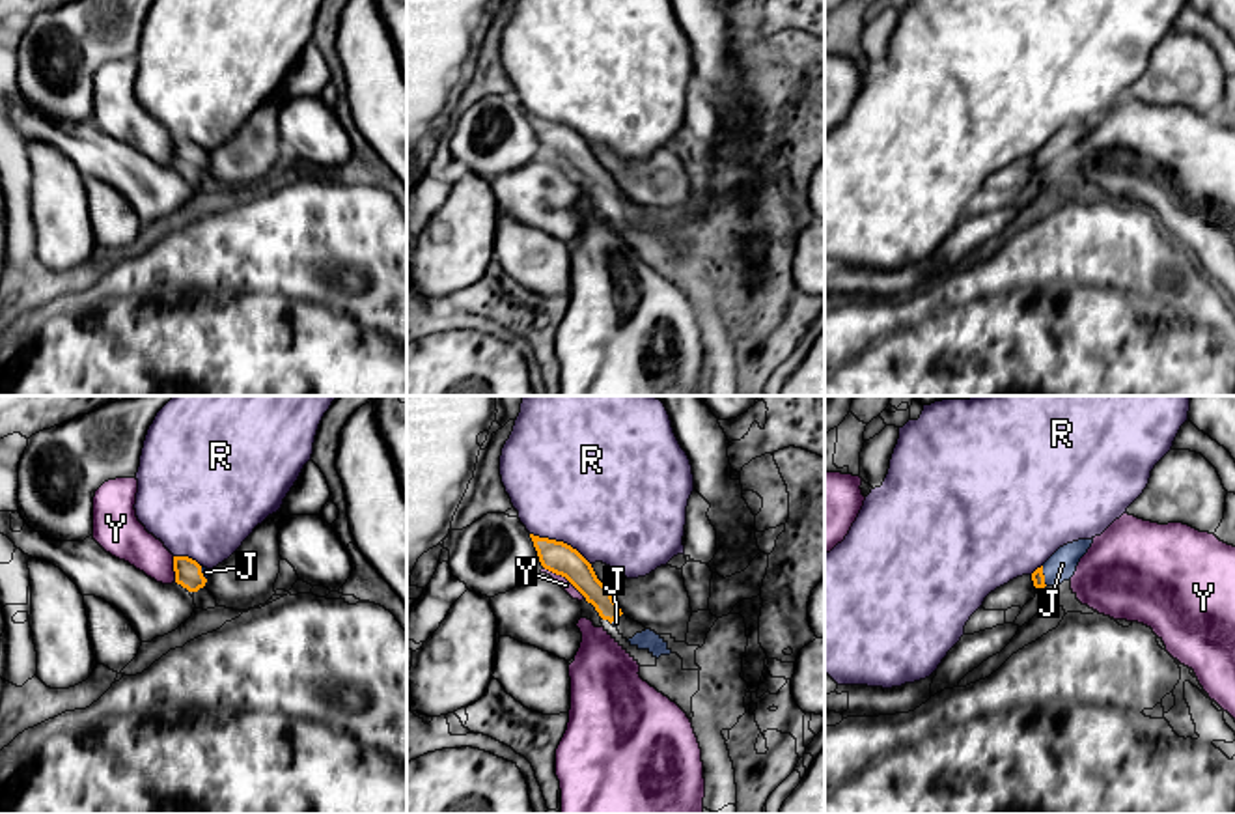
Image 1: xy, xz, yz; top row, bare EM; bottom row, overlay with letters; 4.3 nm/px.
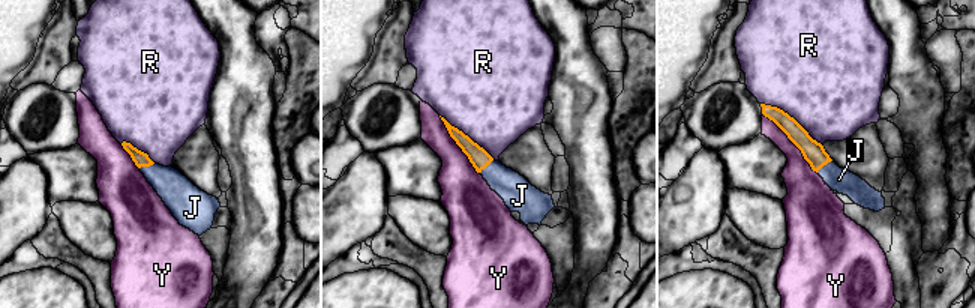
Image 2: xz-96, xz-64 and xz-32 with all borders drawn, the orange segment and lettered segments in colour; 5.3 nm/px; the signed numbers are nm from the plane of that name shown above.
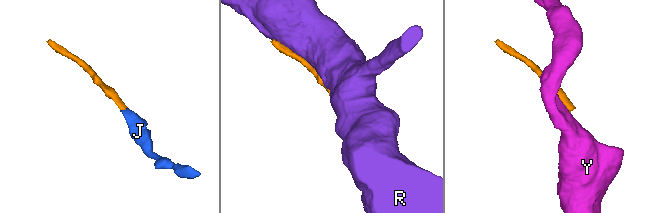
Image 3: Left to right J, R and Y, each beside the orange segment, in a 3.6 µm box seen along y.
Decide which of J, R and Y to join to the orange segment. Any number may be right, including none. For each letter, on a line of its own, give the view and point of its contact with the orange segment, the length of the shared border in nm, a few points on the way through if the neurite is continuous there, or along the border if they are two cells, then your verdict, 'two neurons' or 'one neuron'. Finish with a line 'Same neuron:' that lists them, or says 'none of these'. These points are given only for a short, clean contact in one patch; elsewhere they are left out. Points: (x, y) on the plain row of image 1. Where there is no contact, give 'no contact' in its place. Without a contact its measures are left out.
J: meets orange in yz at (1043, 157); contact 90 nm long; runs through yz (1038, 159), (1043, 157), (1062, 146); one neuron
R: meets orange in xz at (560, 124); contact 300 nm long; two neurons
Y: meets orange in xz at (566, 159); contact 240 nm long; border along xz (543, 148), (564, 157), (586, 180); two neurons
Same neuron: J

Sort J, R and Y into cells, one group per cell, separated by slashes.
J / R / Y

